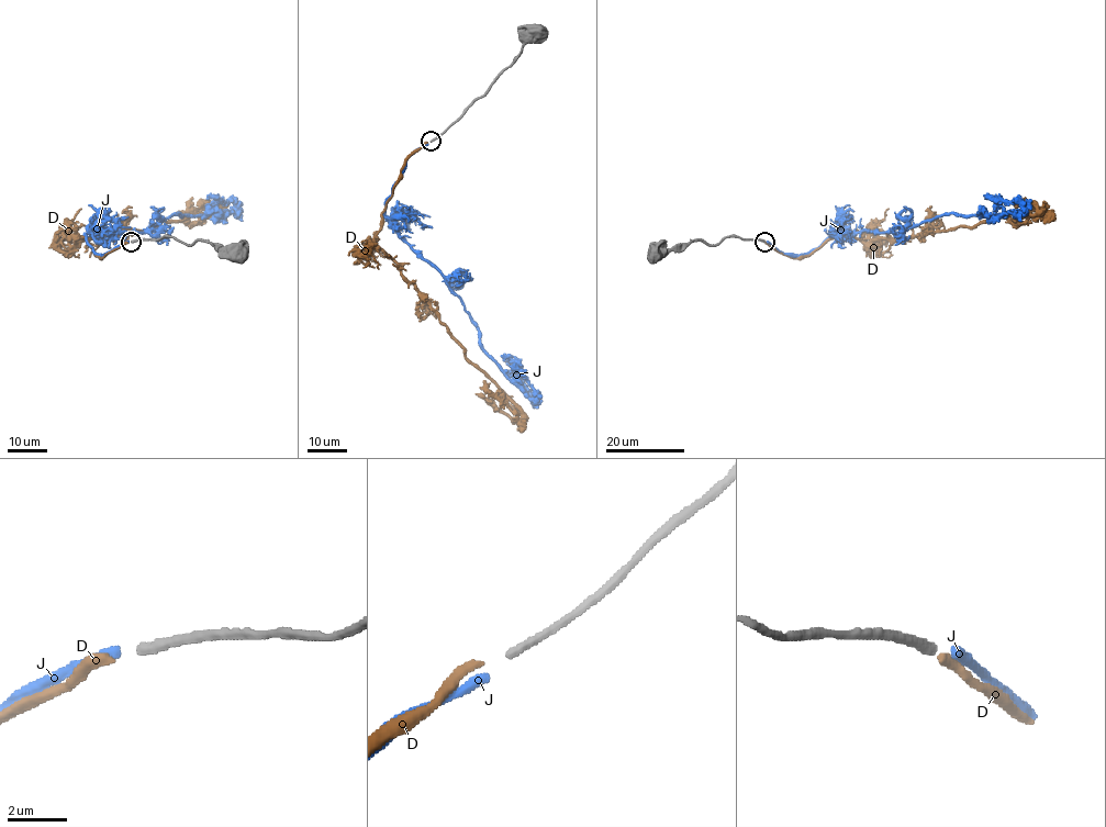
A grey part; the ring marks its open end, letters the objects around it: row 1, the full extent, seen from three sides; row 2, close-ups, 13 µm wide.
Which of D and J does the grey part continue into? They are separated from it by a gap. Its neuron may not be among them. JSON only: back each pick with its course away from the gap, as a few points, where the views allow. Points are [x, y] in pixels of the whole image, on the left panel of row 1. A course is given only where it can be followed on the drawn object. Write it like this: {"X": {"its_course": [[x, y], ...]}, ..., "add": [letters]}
{"D": {"its_course": [[127, 242], [102, 258], [77, 238], [109, 241], [201, 213], [216, 216], [212, 209], [176, 213]]}, "add": ["D"]}

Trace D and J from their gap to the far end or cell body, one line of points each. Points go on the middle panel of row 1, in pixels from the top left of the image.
D: (427, 143), (401, 170), (382, 211), (377, 245), (466, 357), (504, 394), (516, 417), (476, 393)
J: (428, 143), (408, 159), (384, 215), (459, 299), (480, 347), (517, 377), (518, 367), (501, 356)

